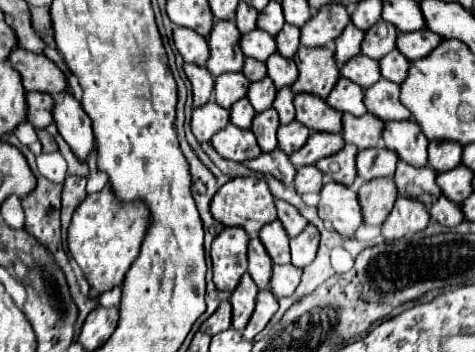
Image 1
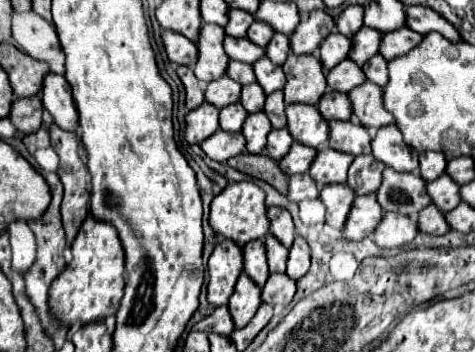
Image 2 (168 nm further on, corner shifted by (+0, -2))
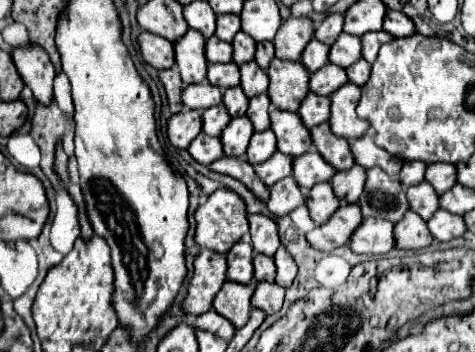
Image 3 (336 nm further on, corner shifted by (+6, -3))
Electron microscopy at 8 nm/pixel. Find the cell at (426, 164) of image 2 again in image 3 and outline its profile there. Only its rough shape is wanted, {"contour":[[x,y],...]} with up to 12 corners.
{"contour":[[404,162],[398,178],[402,186],[424,180],[424,162]]}

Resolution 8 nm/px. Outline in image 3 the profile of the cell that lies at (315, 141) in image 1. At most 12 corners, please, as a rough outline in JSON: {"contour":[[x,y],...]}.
{"contour":[[274,152],[256,164],[256,176],[270,188],[292,174],[292,158]]}

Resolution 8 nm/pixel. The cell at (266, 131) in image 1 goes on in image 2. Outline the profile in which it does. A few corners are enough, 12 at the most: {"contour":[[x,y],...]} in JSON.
{"contour":[[266,113],[248,115],[242,127],[246,149],[262,153],[272,131]]}

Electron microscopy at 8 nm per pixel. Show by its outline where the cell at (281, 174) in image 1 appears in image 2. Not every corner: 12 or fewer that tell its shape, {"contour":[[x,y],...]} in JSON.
{"contour":[[240,153],[230,167],[288,193],[288,175],[270,155]]}

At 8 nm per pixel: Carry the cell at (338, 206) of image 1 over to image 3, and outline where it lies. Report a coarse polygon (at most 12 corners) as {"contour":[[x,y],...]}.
{"contour":[[328,182],[308,190],[310,218],[320,226],[340,208]]}

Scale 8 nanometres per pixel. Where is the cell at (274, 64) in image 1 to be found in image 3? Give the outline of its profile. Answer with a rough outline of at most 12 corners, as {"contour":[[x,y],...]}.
{"contour":[[256,62],[240,66],[240,88],[248,98],[268,90]]}

